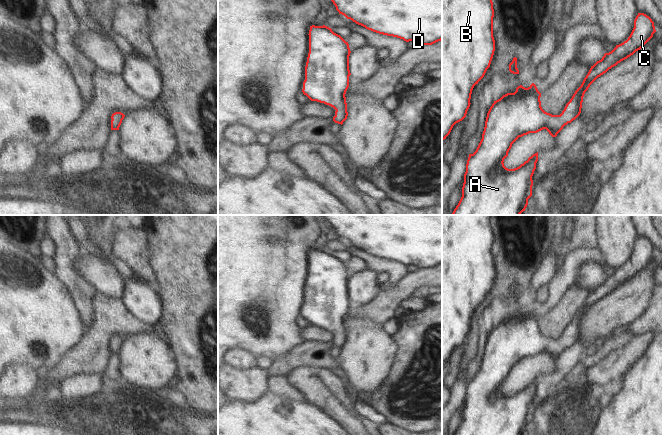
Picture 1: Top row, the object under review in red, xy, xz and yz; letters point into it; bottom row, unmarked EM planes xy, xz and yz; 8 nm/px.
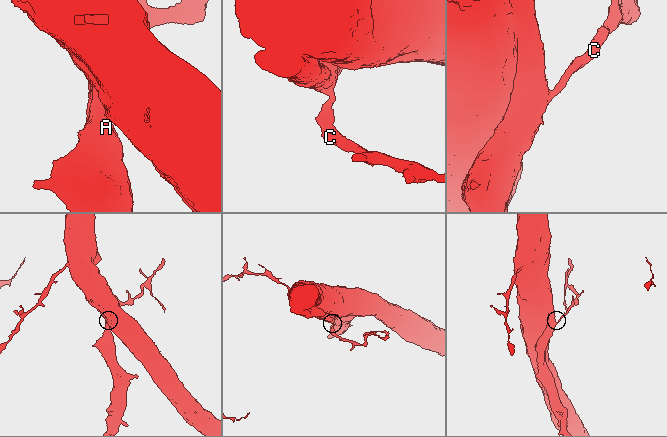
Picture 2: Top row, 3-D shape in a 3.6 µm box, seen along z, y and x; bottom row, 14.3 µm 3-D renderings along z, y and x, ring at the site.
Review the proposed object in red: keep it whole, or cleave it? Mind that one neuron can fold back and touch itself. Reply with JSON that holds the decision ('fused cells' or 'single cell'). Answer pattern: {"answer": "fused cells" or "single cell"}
{"answer": "single cell"}

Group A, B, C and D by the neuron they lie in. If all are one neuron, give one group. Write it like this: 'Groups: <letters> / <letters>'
Groups: A B C D

